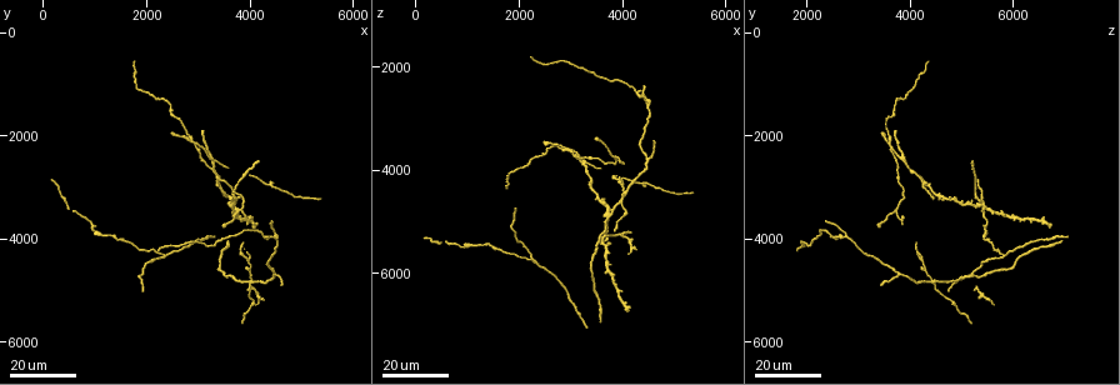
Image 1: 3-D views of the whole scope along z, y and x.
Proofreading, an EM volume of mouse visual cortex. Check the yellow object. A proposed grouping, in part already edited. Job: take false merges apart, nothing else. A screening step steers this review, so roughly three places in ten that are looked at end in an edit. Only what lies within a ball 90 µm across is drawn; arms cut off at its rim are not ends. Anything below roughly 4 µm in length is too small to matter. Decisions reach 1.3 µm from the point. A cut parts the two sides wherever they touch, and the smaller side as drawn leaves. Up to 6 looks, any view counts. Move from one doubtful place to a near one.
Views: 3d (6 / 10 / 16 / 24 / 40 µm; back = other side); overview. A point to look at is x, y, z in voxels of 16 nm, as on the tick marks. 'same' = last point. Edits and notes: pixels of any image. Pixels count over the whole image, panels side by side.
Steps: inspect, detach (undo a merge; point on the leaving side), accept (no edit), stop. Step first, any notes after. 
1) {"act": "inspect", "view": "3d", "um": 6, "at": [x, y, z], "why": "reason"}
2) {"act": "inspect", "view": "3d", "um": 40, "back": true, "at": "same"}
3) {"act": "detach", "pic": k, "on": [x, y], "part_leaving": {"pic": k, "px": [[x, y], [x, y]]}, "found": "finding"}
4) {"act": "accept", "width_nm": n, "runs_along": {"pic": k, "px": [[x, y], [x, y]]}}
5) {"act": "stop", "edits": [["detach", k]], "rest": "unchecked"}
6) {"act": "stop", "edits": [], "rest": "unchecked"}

{"act": "inspect", "view": "3d", "um": 16, "at": [3250, 2450, 3900], "why": "looks like a crossing"}

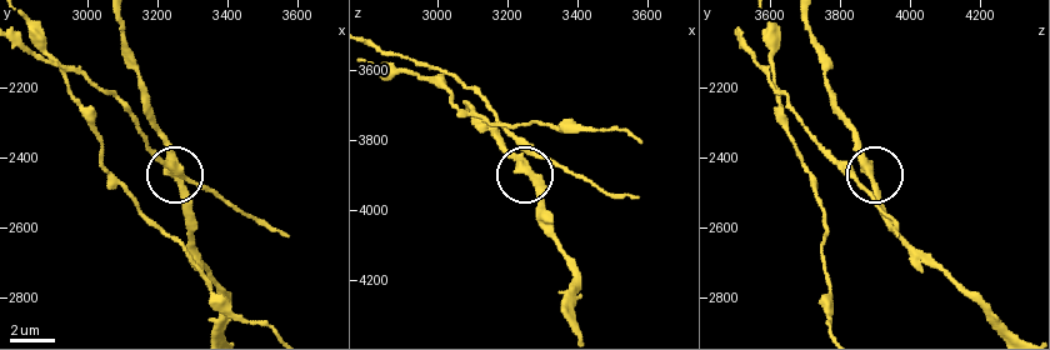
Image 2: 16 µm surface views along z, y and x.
{"act": "inspect", "view": "3d", "um": 10, "at": [3280, 2460, 3840]}

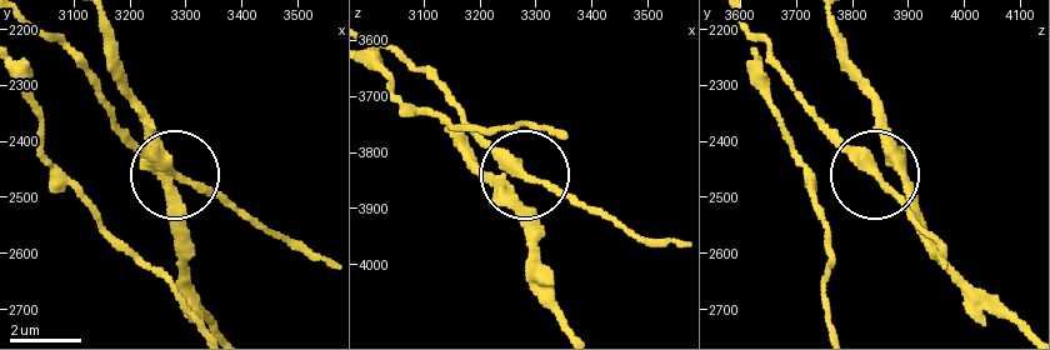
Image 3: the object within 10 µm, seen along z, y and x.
{"act": "inspect", "view": "3d", "um": 10, "back": true, "at": [3280, 2465, 3840], "why": "other side"}

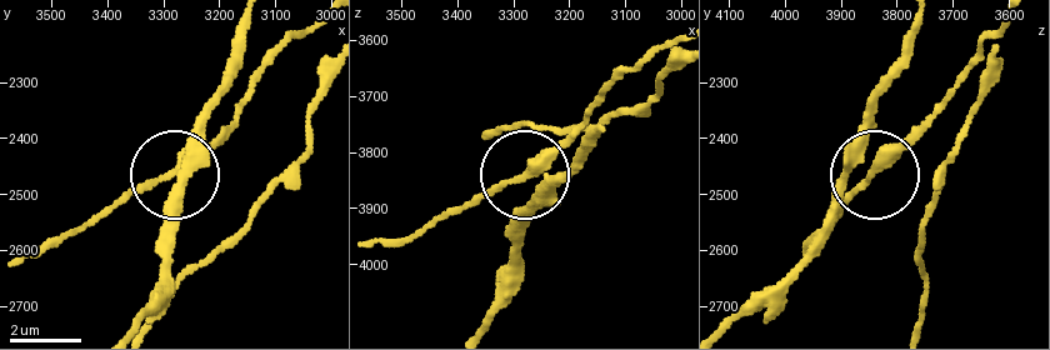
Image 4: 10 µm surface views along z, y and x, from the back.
{"act": "accept", "width_nm": 240, "found": "one neuron here"}

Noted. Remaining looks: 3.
{"act": "inspect", "view": "3d", "um": 16, "at": [3850, 3500, 3700], "why": "three-way junction"}

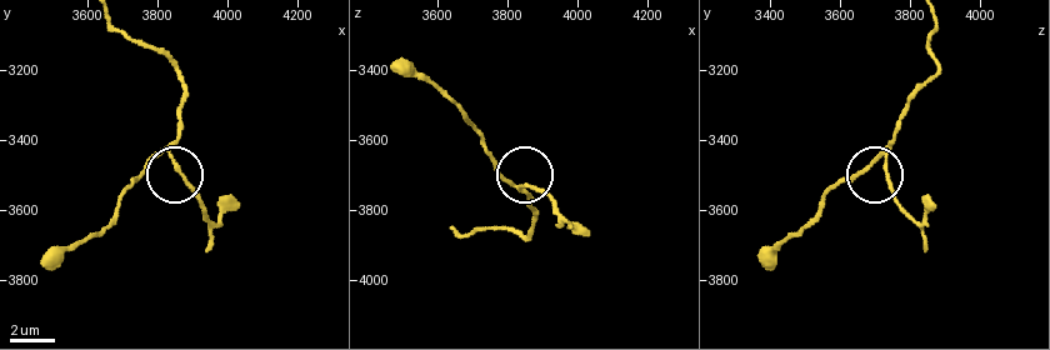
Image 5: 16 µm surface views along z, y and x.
{"act": "inspect", "view": "3d", "um": 6, "at": [3810, 3440, 3720]}

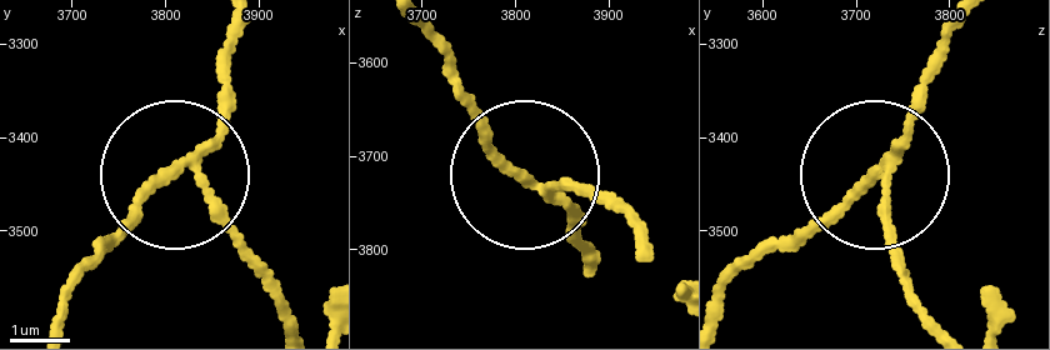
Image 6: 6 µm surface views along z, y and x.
{"act": "detach", "pic": 6, "on": [138, 221], "width_nm": 150, "found": "a second neuron is stuck on"}

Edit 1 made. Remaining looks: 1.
{"act": "stop", "edits": [["detach", 6]], "rest": "unchecked"}

